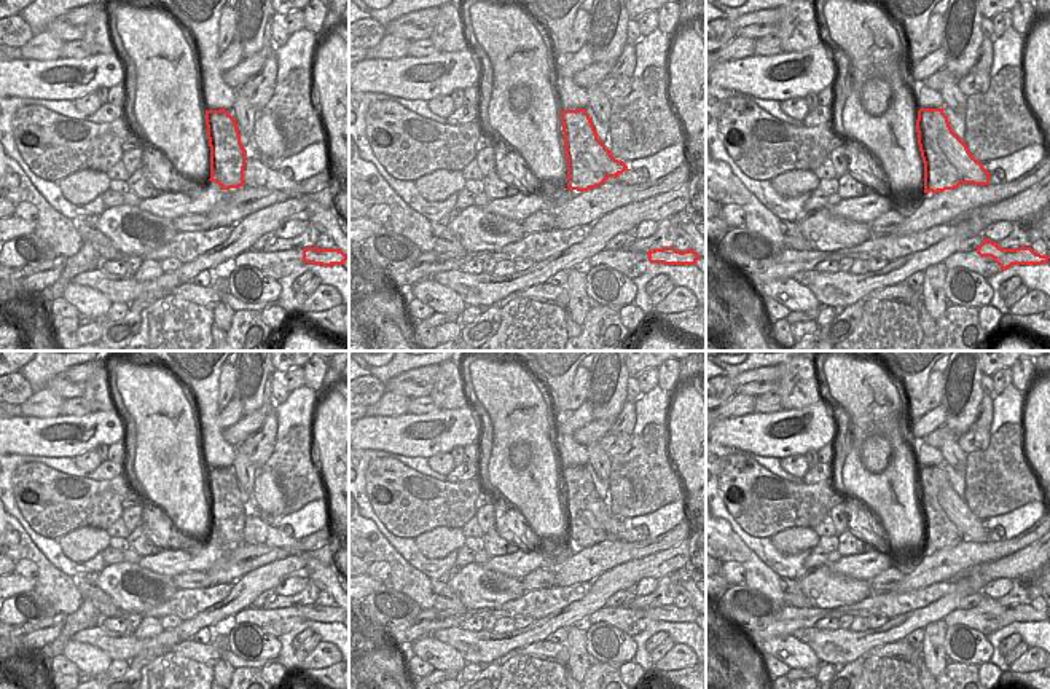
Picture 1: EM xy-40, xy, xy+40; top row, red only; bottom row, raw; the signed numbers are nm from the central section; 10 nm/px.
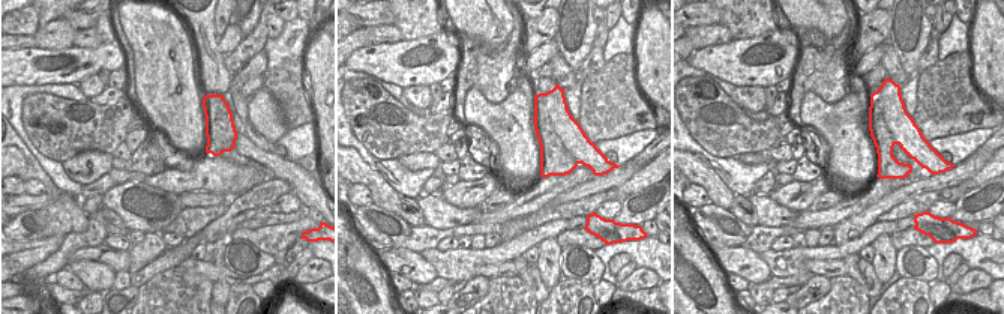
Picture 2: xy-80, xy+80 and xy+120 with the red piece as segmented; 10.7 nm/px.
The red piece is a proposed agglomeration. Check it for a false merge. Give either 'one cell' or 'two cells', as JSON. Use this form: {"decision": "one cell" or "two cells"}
{"decision": "two cells"}

